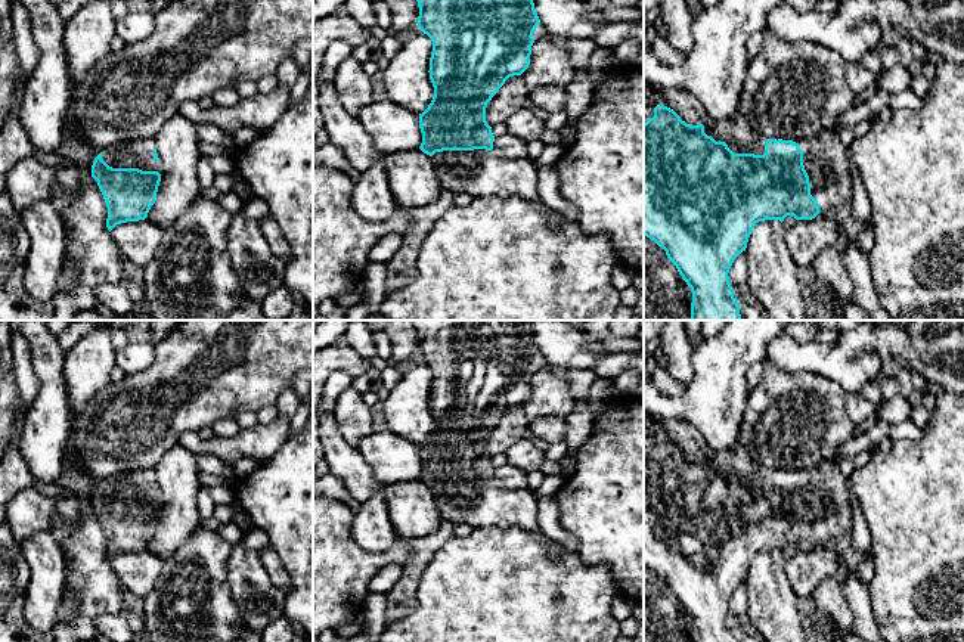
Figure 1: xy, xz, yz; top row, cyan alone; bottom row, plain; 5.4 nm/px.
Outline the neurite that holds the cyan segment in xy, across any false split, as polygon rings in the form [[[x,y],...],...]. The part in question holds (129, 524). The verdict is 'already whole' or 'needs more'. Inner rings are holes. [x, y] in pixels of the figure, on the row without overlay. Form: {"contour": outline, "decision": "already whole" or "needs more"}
{"contour": [[[152,471],[109,477],[92,496],[92,508],[108,539],[106,558],[148,548],[156,531],[162,499]]], "decision": "needs more"}

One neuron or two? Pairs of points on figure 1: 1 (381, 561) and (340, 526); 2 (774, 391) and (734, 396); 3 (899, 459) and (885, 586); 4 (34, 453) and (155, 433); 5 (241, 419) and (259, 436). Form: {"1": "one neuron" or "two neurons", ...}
{"1": "one neuron", "2": "two neurons", "3": "one neuron", "4": "two neurons", "5": "two neurons"}

